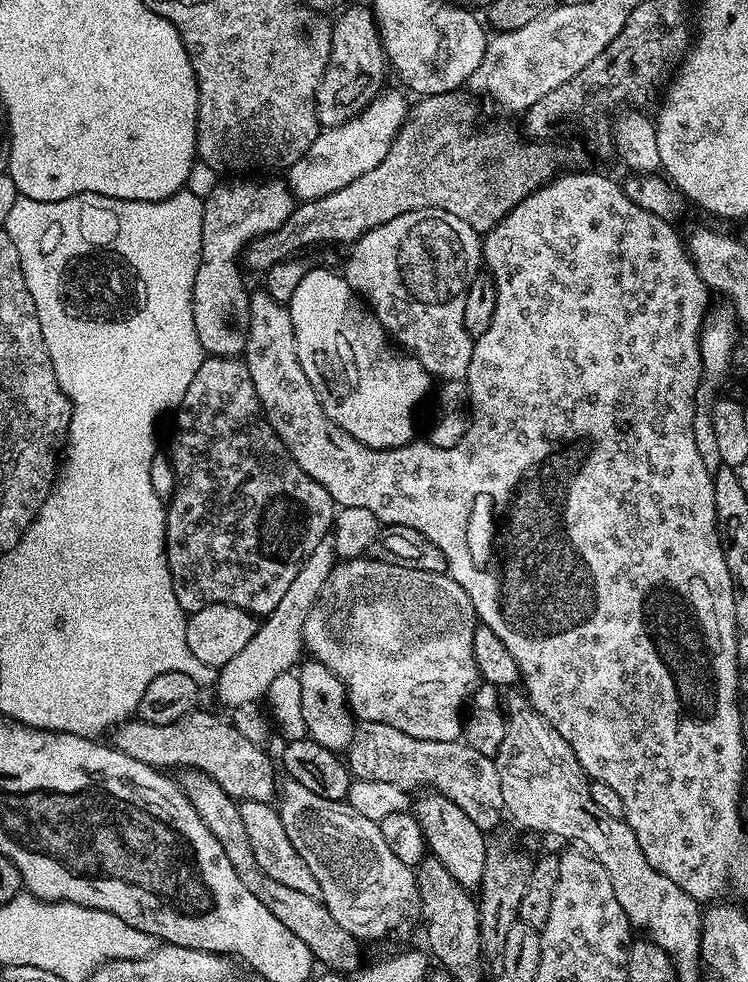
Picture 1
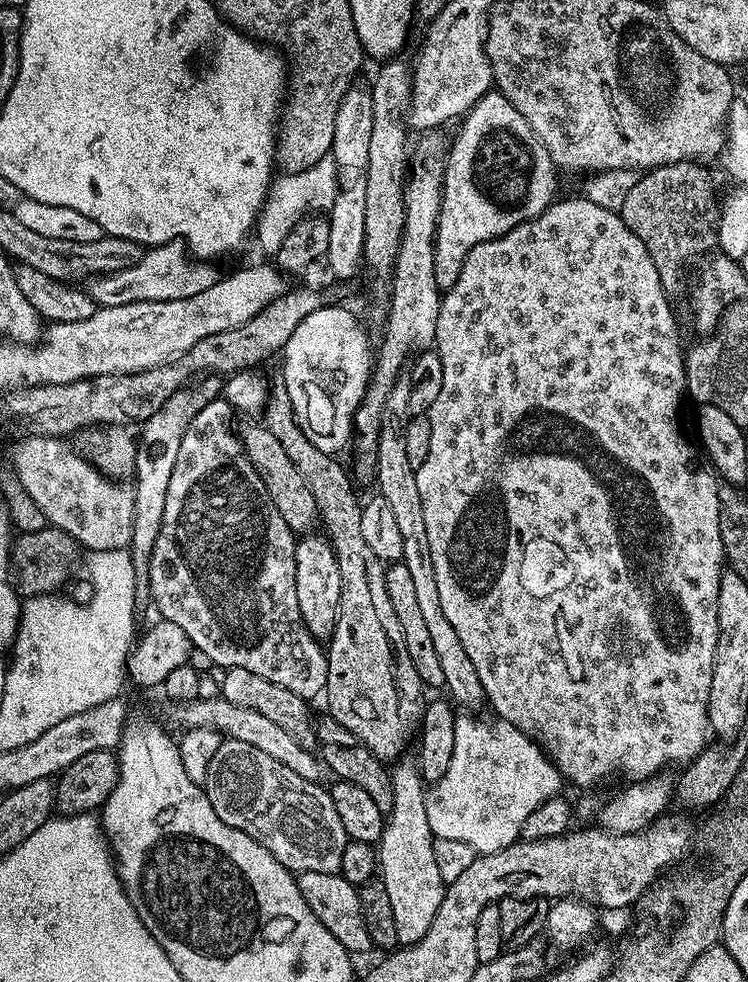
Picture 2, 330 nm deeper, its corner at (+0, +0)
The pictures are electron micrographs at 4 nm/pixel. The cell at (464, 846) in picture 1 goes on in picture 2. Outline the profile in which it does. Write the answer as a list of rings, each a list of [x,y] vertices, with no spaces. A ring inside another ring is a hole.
[[[283,383],[272,384],[262,413],[264,427],[278,438],[278,443],[286,450],[290,462],[302,473],[302,482],[310,486],[310,494],[314,494],[314,502],[318,506],[319,523],[324,524],[326,539],[336,551],[338,574],[342,574],[342,594],[338,598],[338,618],[334,626],[332,639],[327,641],[328,677],[326,678],[326,697],[328,696],[327,715],[332,716],[342,726],[354,734],[383,762],[392,762],[401,755],[404,744],[413,743],[420,727],[420,715],[424,713],[426,689],[418,678],[418,670],[414,670],[414,662],[410,662],[410,653],[406,650],[406,638],[402,638],[402,626],[398,622],[398,614],[394,614],[394,606],[390,603],[390,594],[386,594],[386,564],[370,550],[362,535],[361,501],[356,501],[348,472],[339,464],[337,457],[330,452],[318,450],[306,434],[302,434],[302,426],[298,426],[296,415],[290,402],[290,394],[286,394]]]

